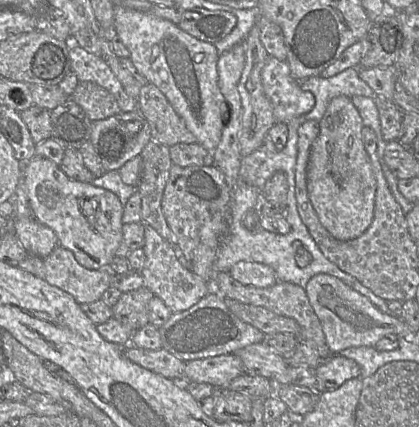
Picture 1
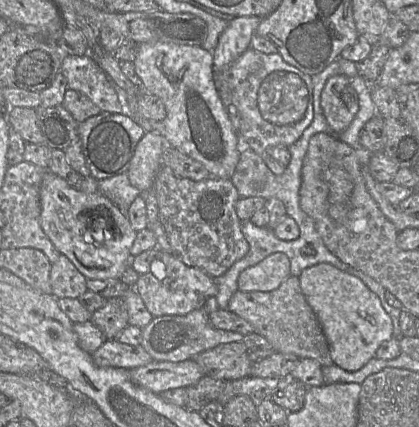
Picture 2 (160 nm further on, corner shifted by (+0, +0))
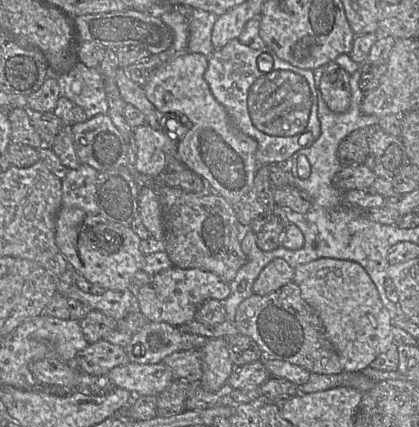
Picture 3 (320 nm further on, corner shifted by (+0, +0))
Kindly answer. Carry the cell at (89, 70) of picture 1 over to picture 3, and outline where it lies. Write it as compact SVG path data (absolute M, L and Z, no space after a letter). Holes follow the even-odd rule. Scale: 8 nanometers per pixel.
M80 62L70 73L57 78L60 96L81 107L88 119L108 114L103 76L98 68L89 68Z

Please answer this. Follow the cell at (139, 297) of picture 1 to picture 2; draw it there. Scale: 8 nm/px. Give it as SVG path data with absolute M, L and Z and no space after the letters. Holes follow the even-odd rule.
M122 297L107 300L104 307L93 313L92 322L104 335L106 340L117 339L128 323L128 311Z

